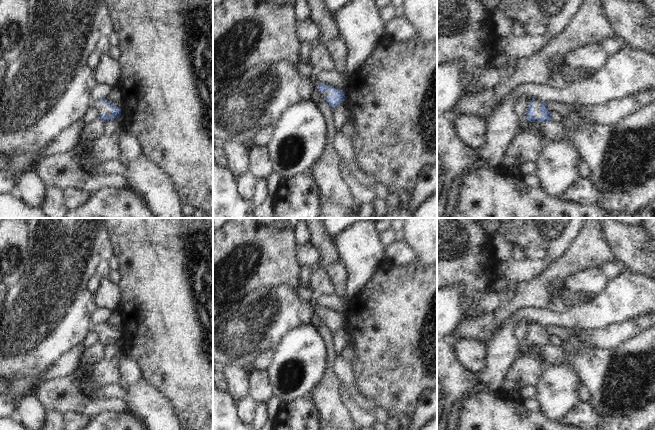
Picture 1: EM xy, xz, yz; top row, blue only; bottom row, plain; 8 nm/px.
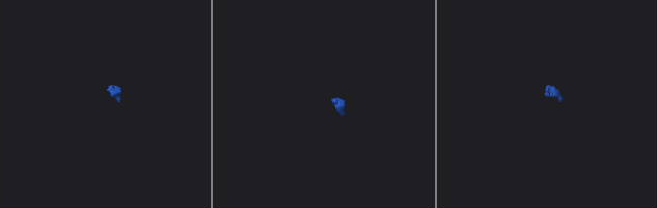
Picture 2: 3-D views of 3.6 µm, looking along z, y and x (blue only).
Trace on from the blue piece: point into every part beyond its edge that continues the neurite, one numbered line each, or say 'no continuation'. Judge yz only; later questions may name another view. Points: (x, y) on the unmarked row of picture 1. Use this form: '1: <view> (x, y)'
1: yz (537, 327)

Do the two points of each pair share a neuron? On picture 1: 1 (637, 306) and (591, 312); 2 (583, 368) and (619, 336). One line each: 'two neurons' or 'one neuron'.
1: one neuron
2: two neurons

